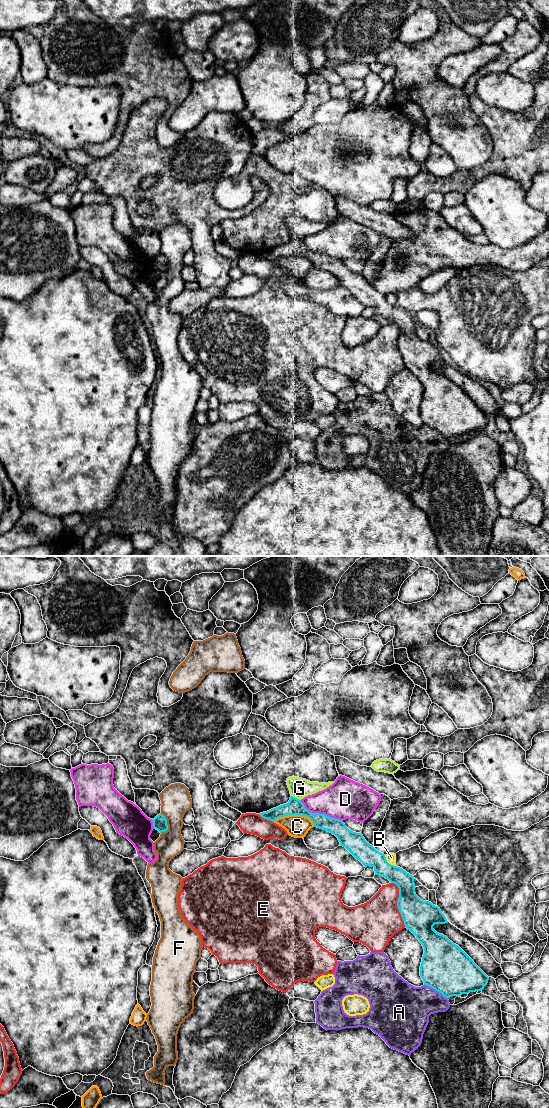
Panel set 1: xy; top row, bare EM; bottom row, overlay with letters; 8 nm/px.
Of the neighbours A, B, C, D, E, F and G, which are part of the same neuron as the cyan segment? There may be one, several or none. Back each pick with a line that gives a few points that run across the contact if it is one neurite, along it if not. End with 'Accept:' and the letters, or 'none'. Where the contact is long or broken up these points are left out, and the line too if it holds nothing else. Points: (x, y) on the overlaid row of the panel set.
Accept: G

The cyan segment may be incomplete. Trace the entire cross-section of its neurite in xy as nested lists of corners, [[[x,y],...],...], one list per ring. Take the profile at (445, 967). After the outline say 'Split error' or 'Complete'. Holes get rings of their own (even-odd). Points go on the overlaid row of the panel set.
[[[294,776],[287,778],[286,782],[291,794],[289,802],[259,815],[272,822],[288,815],[308,817],[314,827],[335,835],[340,845],[365,867],[373,867],[375,875],[383,876],[398,886],[397,907],[404,925],[424,948],[420,966],[424,985],[435,989],[447,999],[483,990],[489,977],[458,945],[433,929],[435,924],[447,923],[447,919],[438,906],[416,895],[414,876],[389,864],[383,853],[370,845],[361,833],[349,830],[342,820],[312,813],[305,808],[301,802],[304,797],[324,790],[334,782],[310,782]]]. Split error

